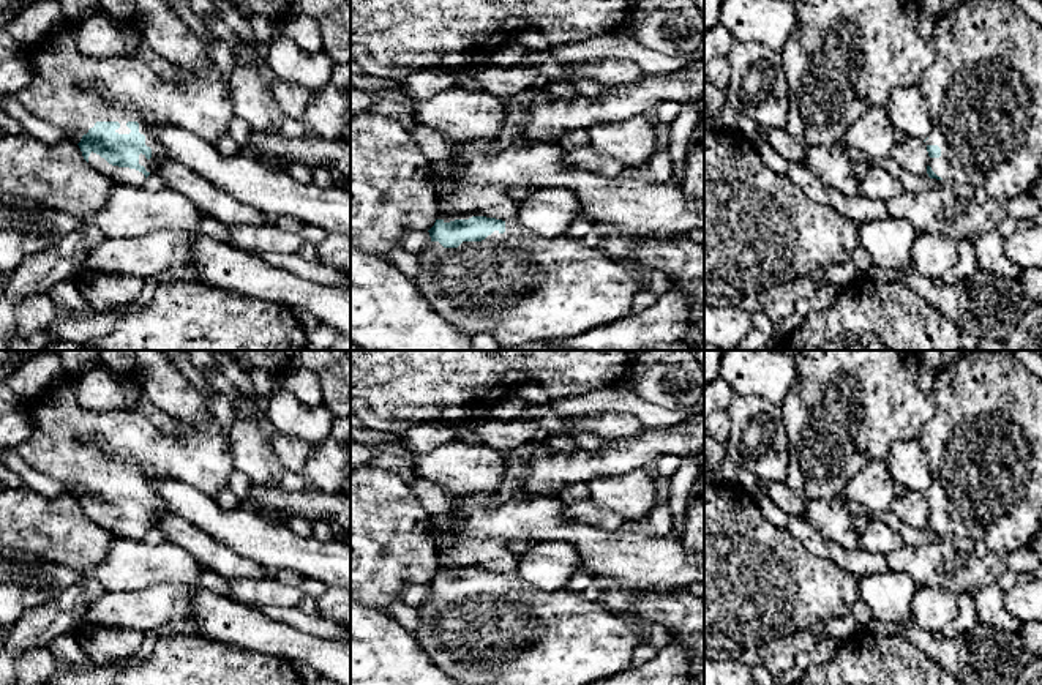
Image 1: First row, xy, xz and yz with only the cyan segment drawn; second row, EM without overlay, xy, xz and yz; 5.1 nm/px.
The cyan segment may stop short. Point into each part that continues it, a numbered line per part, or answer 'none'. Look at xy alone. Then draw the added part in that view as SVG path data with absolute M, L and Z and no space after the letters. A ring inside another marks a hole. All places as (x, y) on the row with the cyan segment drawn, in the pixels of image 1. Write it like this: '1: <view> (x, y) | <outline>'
1: xy (127, 90) | M76 22L62 33L46 36L32 49L30 69L33 79L17 93L19 103L38 118L65 131L77 131L82 137L96 122L118 122L118 134L129 134L128 122L139 123L139 133L145 136L145 145L152 148L152 158L139 155L139 164L153 174L155 161L171 158L163 144L148 129L156 126L180 126L215 144L227 133L235 117L229 80L213 66L205 76L197 71L183 71L177 82L159 77L136 55L114 58L95 58L82 54L76 44Z
2: xy (133, 177) | M90 153L88 164L96 169L98 172L109 177L114 183L126 183L131 186L144 186L145 175L136 169L129 167L118 167L109 164L104 158L96 153Z

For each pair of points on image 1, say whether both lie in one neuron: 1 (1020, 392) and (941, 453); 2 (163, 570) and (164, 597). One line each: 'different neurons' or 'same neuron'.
1: same neuron
2: different neurons

